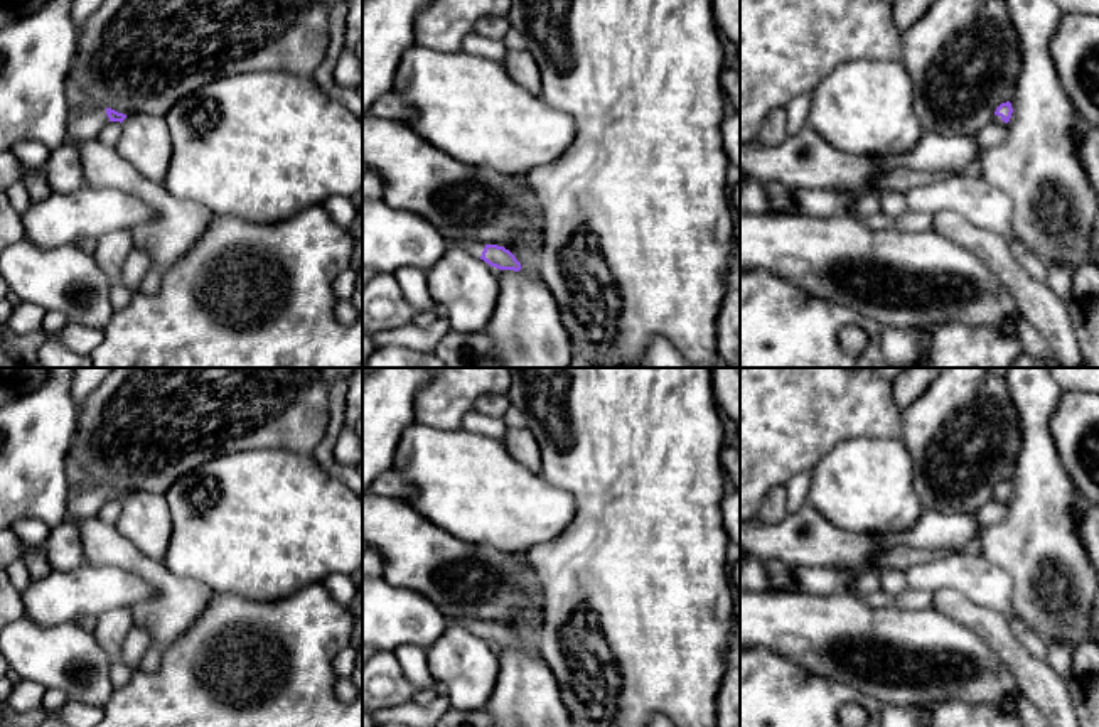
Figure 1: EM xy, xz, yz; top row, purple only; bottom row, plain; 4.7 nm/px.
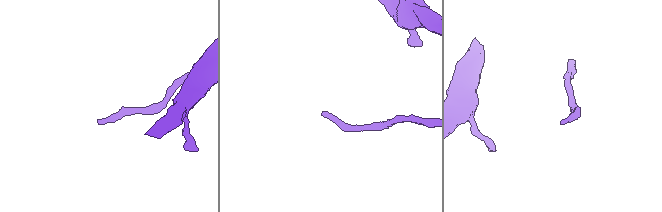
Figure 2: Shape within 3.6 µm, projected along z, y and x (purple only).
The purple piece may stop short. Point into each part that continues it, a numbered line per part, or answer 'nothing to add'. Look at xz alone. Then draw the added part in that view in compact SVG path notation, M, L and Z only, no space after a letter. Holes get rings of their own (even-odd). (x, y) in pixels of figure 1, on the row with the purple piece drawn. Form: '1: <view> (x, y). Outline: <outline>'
1: xz (474, 248). Outline: M445 238L445 240L447 240L448 248L462 246L475 258L480 258L482 251L485 248L484 243L477 243L477 241L472 241L472 240L450 240L450 238Z

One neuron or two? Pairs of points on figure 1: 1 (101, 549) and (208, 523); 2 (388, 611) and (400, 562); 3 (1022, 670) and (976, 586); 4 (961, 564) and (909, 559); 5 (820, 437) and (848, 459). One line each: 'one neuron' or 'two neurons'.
1: two neurons
2: two neurons
3: two neurons
4: two neurons
5: two neurons

